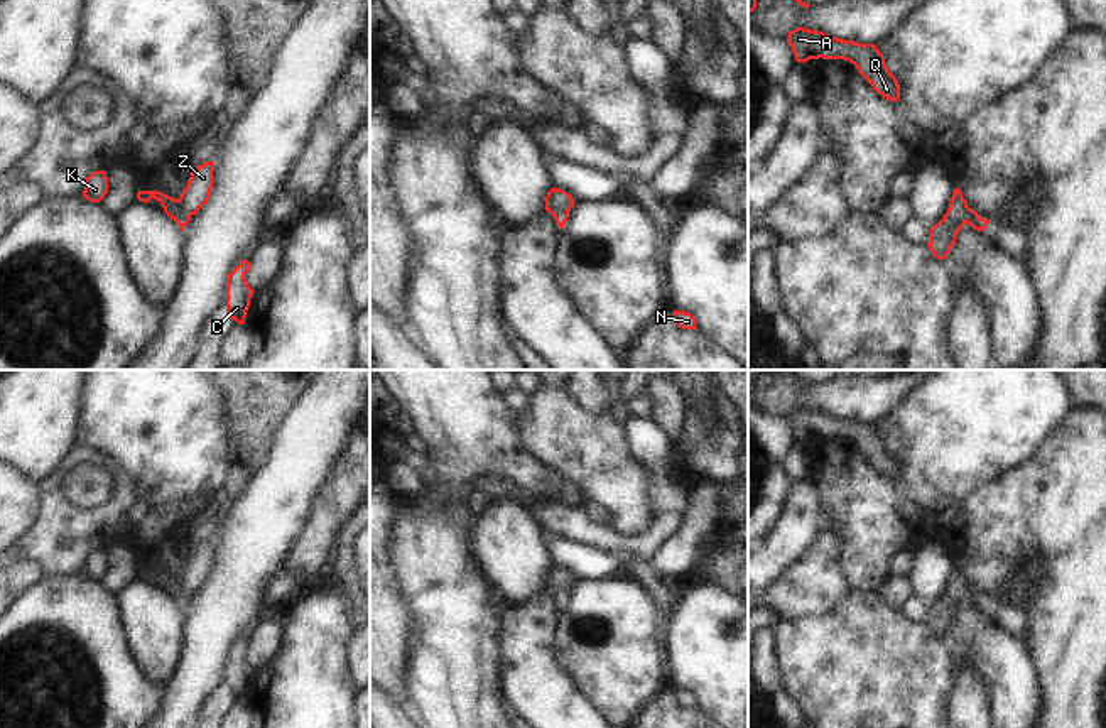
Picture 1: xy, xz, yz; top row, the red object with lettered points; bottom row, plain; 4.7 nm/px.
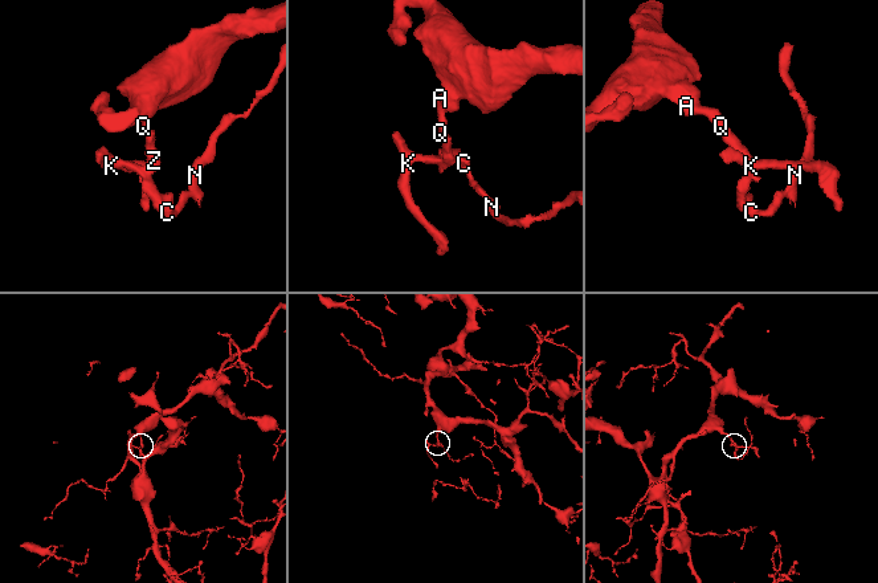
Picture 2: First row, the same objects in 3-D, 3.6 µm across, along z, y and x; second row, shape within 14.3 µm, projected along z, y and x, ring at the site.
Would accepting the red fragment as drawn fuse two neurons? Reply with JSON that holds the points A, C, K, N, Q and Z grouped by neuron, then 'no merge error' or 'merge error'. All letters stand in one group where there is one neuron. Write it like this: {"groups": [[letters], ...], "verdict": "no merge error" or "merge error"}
{"groups": [["A", "Q", "Z"], ["C", "K", "N"]], "verdict": "merge error"}

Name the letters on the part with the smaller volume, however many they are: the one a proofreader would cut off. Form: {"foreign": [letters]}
{"foreign": ["C", "K", "N"]}

